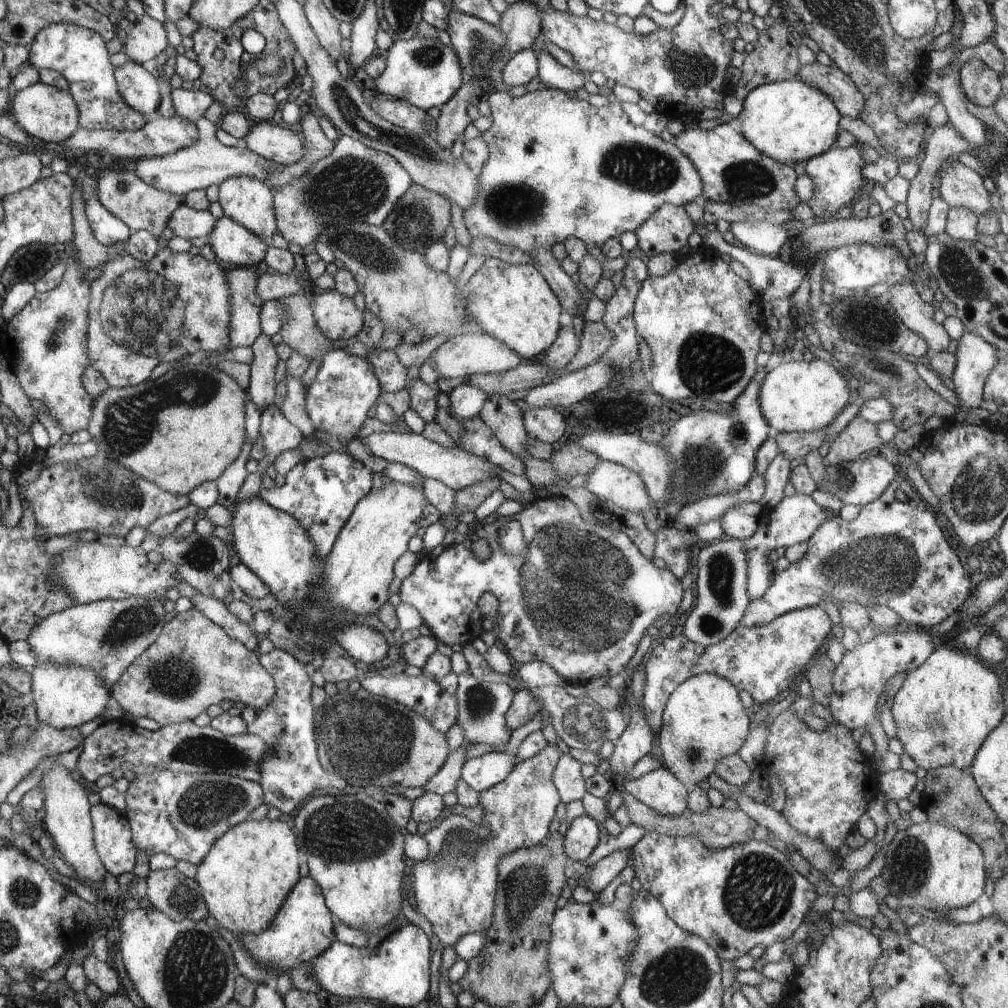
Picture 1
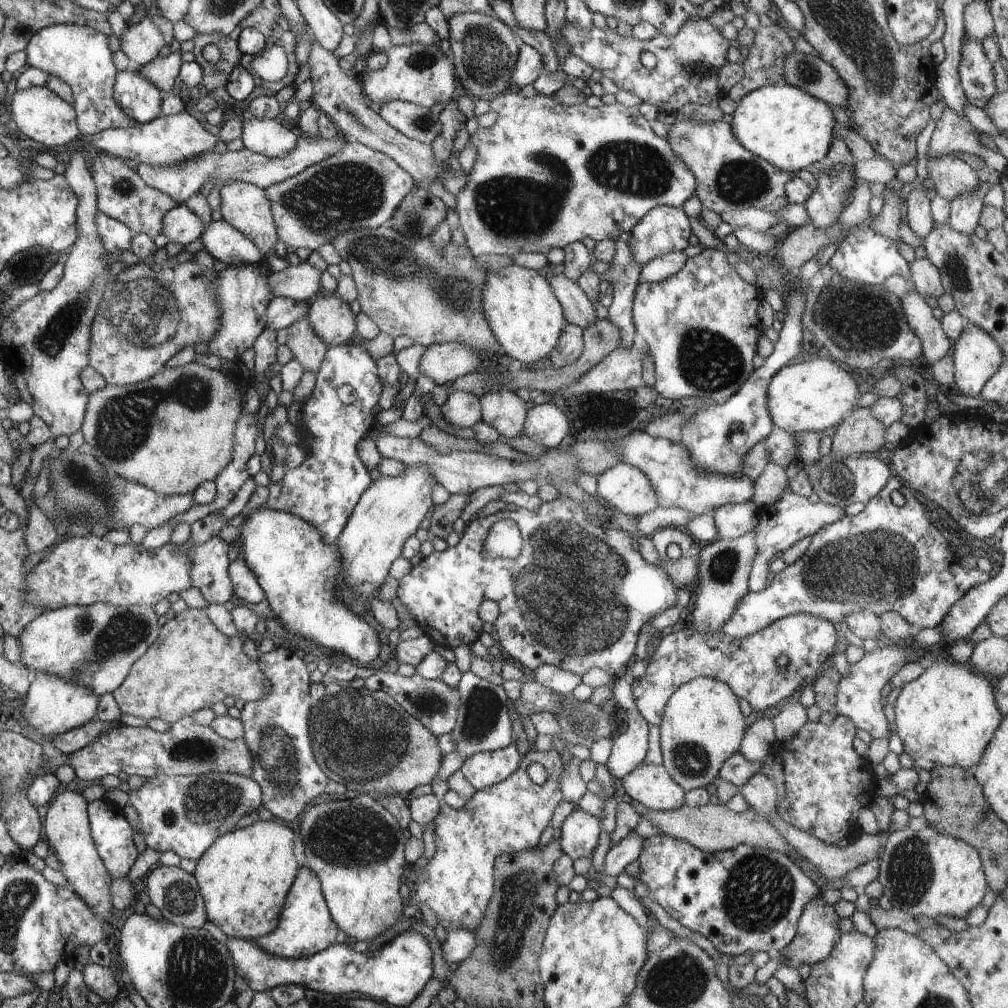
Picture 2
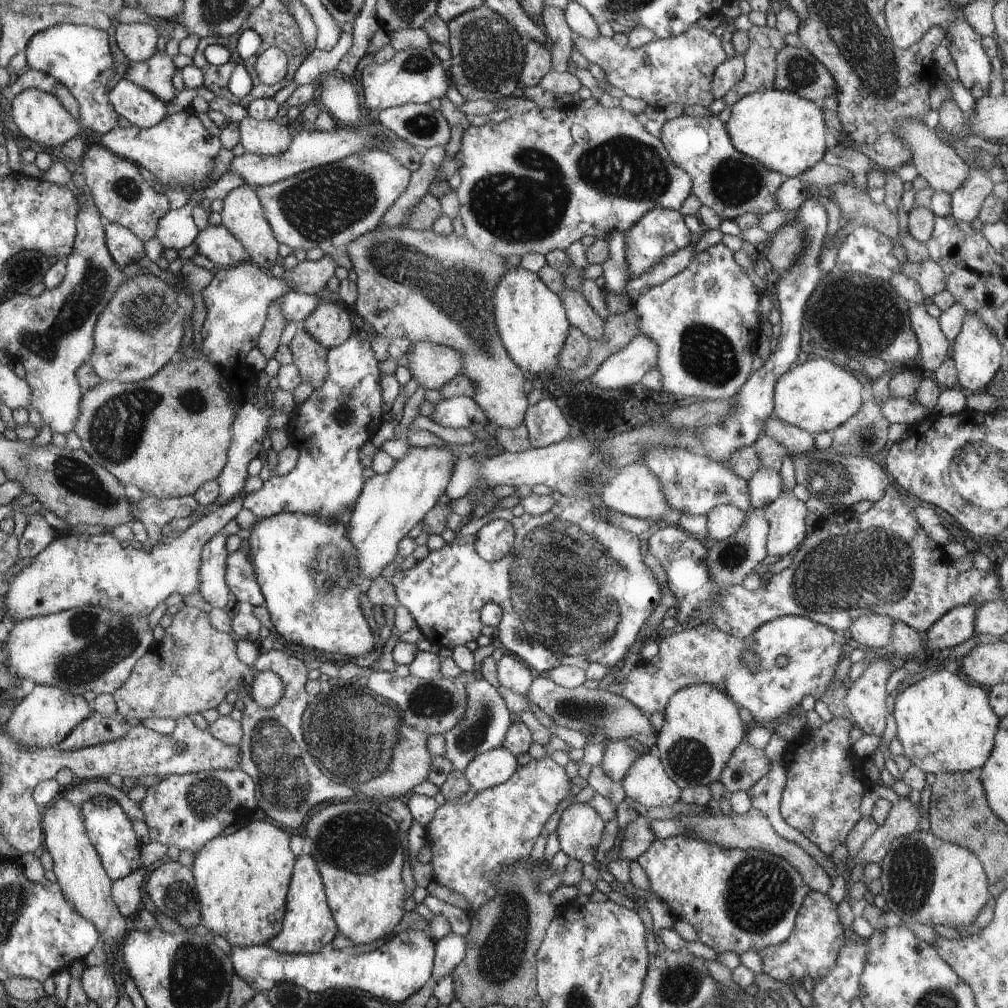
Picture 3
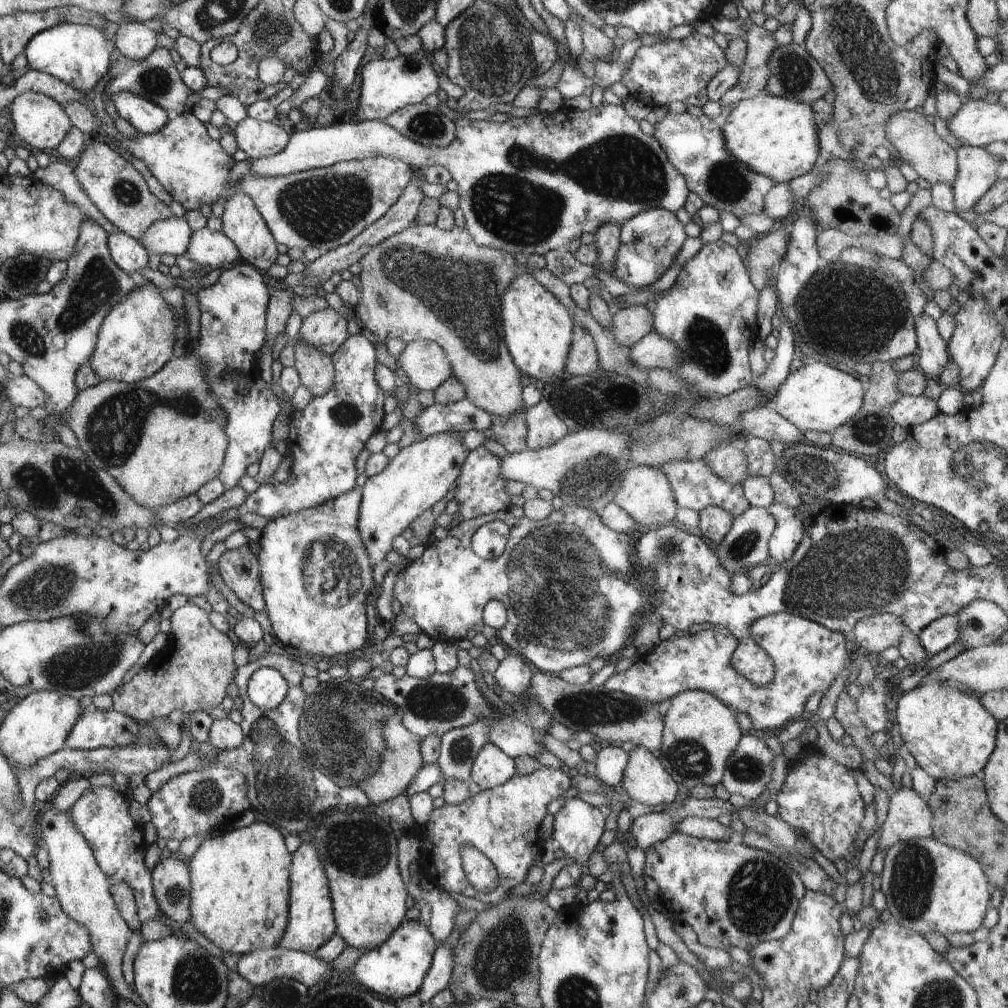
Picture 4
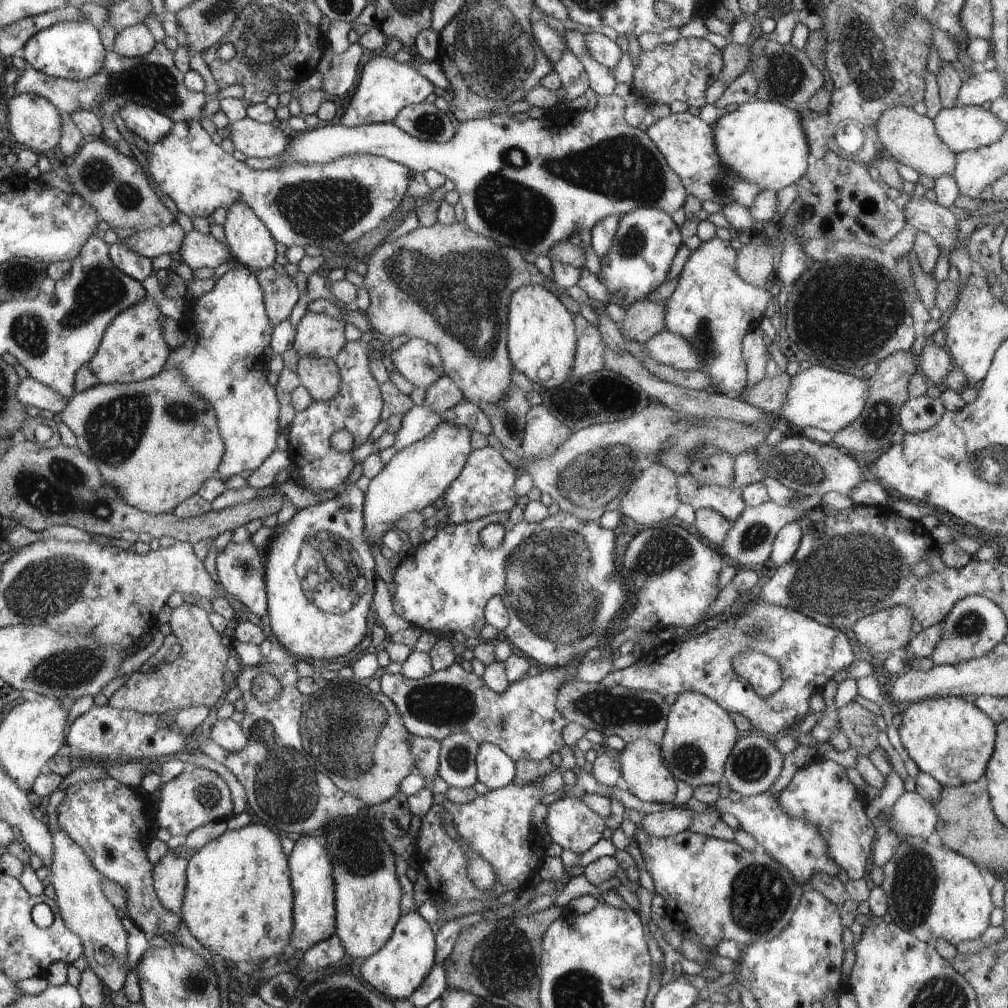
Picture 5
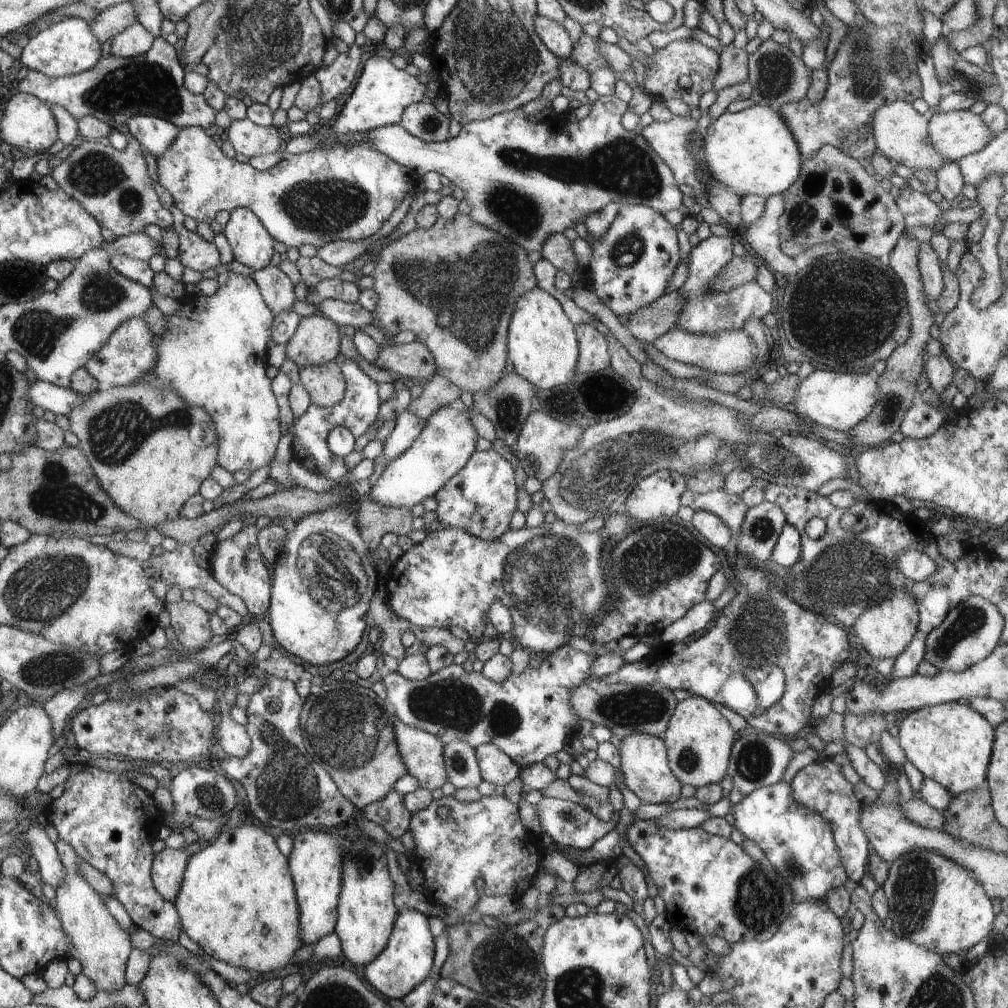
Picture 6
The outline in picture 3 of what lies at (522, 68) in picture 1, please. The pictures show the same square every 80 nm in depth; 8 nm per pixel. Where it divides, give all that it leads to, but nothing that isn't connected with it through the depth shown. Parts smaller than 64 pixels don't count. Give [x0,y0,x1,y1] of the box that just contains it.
[520,40,551,88]

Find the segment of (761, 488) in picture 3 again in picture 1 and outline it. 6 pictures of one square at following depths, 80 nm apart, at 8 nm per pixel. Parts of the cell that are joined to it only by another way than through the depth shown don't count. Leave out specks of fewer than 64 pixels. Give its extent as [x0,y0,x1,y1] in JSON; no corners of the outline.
[759,453,792,510]

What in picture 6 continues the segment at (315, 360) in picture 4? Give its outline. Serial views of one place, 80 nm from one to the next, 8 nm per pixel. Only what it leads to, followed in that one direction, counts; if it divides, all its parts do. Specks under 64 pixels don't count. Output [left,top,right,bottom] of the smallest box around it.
[299,361,346,407]

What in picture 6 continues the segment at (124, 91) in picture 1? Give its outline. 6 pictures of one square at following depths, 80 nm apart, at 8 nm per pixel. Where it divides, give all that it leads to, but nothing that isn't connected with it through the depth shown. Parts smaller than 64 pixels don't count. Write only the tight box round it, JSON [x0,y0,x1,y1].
[127,114,180,159]

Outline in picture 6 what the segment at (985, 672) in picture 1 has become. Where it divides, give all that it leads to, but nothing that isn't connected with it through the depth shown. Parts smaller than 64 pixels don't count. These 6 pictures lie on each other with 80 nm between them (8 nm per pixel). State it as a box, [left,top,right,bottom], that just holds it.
[897,701,995,795]

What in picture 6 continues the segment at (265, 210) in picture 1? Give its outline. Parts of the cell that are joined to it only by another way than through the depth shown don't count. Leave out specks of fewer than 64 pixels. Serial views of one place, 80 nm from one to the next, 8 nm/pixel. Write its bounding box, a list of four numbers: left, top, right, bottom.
[223,209,274,271]

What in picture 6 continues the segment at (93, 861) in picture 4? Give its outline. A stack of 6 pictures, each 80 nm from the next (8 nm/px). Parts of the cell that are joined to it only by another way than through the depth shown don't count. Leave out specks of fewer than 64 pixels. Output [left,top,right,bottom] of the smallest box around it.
[53,842,130,992]

